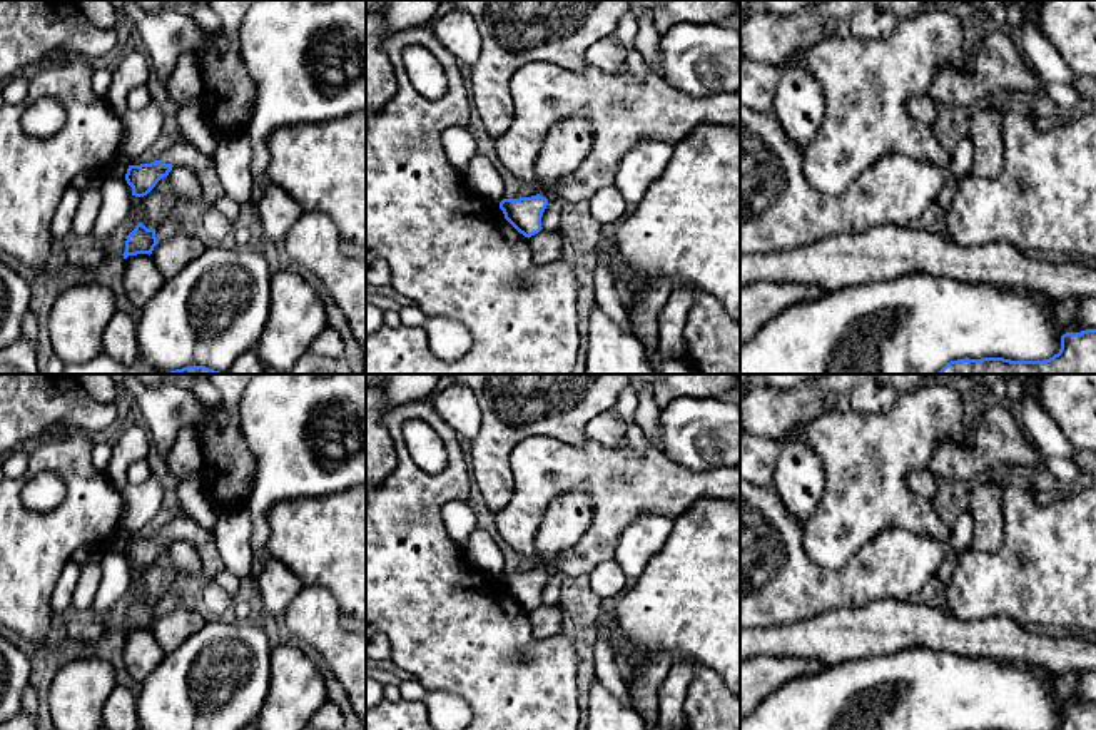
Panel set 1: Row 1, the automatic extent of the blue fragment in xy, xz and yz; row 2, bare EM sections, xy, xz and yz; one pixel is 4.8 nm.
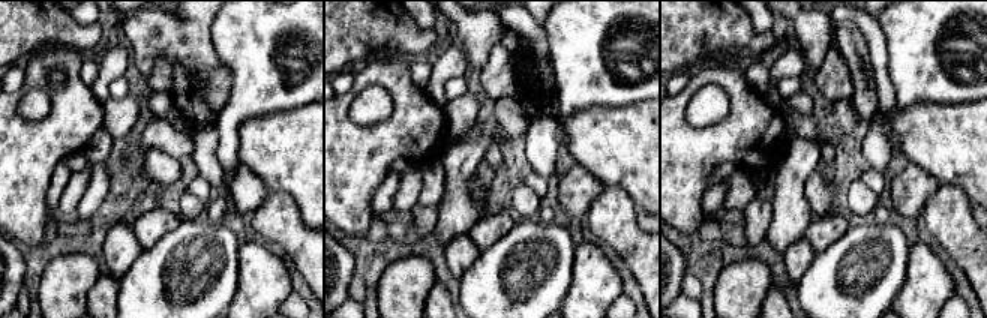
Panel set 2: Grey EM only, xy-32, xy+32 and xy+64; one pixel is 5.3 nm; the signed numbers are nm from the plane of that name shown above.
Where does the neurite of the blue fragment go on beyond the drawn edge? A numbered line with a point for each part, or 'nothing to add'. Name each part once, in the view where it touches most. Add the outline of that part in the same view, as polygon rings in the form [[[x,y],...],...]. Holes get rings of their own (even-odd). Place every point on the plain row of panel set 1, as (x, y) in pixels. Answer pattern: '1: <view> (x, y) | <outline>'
1: xy (181, 528) | [[[184,511],[174,515],[172,520],[164,526],[160,535],[172,538],[174,541],[185,541],[195,548],[216,538],[214,530],[200,526]]]

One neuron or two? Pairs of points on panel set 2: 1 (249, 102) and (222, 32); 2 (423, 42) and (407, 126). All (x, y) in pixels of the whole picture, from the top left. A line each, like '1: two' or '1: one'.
1: one
2: two

